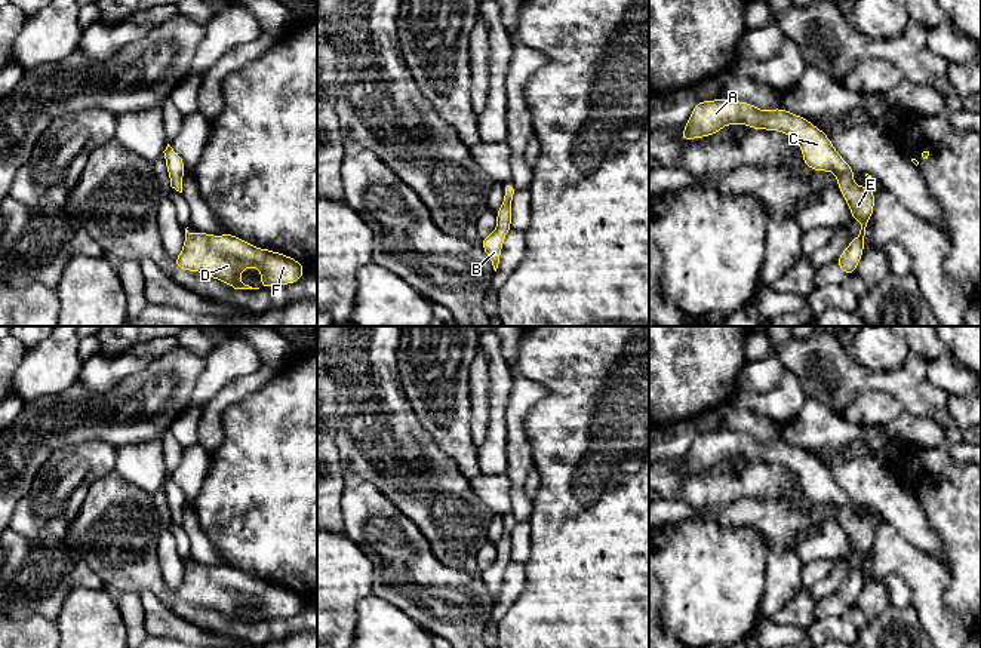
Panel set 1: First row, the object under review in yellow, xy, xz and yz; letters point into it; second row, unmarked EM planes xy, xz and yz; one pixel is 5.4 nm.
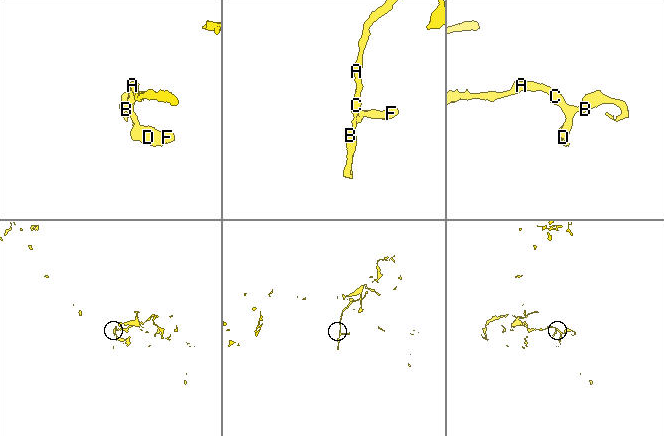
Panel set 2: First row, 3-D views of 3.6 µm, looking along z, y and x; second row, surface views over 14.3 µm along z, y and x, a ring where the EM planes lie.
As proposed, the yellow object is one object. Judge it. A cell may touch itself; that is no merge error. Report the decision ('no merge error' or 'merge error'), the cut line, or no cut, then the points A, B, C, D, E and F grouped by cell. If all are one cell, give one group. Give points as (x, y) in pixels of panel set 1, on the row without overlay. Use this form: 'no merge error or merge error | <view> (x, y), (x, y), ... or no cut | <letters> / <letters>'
no merge error | no cut | A B C D E F

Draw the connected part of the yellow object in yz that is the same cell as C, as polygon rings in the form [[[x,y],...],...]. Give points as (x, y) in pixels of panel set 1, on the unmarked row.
[[[735,432],[698,433],[680,466],[680,473],[711,469],[726,457],[747,457],[753,463],[778,463],[791,469],[802,480],[803,495],[815,504],[830,503],[836,507],[851,550],[861,556],[859,566],[836,592],[846,608],[855,605],[864,586],[865,559],[873,549],[874,522],[855,516],[855,503],[836,483],[830,470],[805,449],[782,440],[759,442],[750,434]]]

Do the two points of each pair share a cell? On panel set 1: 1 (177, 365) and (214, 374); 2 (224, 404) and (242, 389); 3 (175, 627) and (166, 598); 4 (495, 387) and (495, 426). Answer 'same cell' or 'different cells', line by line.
1: different cells
2: same cell
3: different cells
4: same cell

